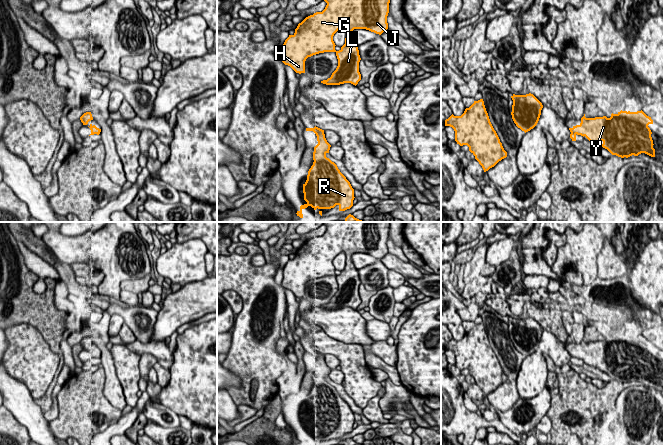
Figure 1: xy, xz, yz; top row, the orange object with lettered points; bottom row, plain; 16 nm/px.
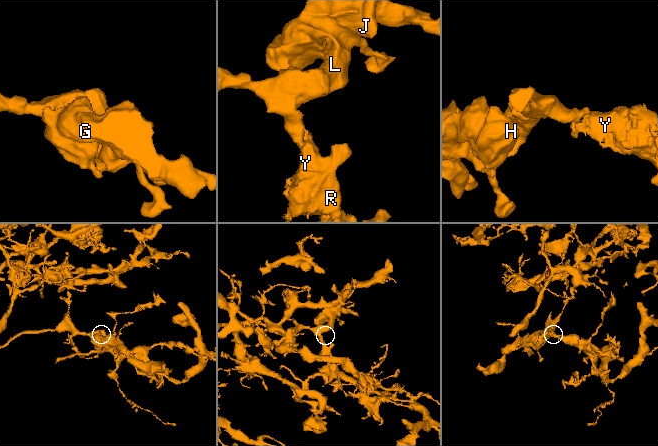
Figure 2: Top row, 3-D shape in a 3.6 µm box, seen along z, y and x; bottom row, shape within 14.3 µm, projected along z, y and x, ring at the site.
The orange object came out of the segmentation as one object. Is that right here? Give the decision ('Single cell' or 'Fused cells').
Single cell

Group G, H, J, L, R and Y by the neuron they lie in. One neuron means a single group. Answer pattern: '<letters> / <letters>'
G H J L R Y

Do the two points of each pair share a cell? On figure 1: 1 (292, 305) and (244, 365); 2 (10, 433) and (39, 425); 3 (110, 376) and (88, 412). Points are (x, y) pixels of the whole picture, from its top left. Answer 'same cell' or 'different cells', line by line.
1: different cells
2: different cells
3: different cells

